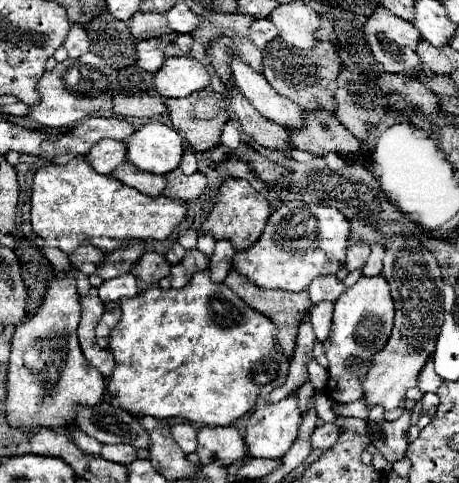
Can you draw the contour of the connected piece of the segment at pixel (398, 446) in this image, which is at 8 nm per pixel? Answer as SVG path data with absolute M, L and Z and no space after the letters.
M403 409L401 417L395 421L367 421L367 435L377 451L387 459L387 463L395 465L407 453L407 431L411 427L413 409Z

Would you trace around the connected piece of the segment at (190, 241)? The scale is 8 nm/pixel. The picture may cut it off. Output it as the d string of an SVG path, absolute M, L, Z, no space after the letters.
M187 229L187 231L181 231L179 237L177 237L177 243L185 249L193 249L195 243L197 243L197 231L193 229Z

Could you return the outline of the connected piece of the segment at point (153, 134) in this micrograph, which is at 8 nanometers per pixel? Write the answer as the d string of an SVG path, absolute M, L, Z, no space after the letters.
M159 121L141 125L127 141L127 161L147 173L165 175L179 167L183 137Z

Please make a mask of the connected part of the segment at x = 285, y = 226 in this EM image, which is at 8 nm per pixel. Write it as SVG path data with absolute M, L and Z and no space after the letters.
M289 201L269 217L253 247L235 251L233 267L259 287L303 291L315 277L337 273L339 265L345 261L347 237L349 221L335 207Z

